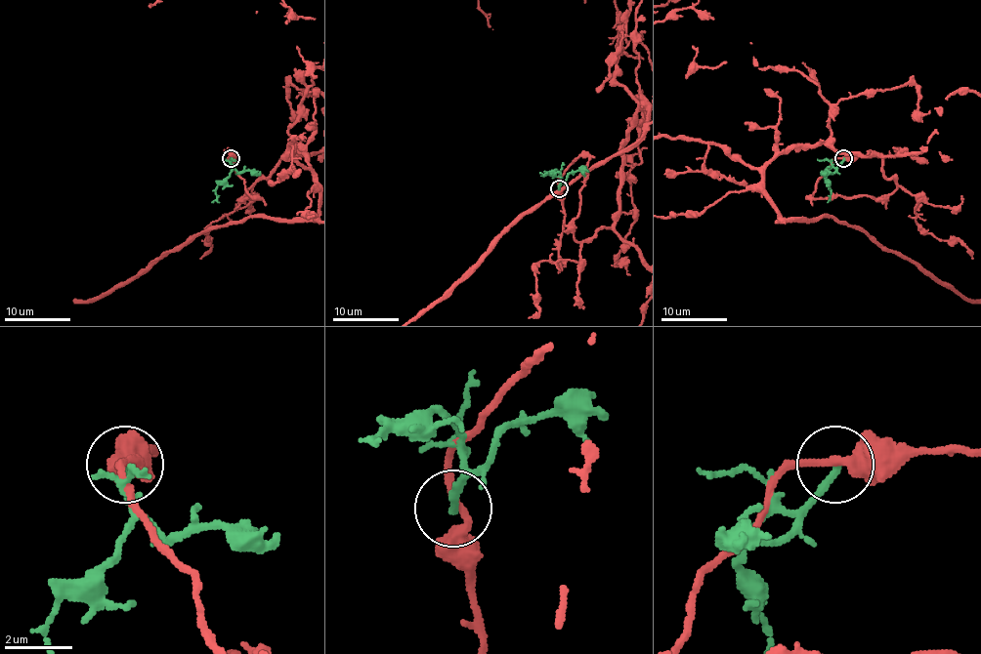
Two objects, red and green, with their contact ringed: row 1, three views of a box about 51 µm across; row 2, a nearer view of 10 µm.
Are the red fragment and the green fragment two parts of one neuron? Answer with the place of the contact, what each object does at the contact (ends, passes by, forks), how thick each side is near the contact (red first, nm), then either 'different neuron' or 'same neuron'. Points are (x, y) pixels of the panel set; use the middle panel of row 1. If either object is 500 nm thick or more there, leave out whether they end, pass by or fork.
place (559, 188); red passes by; green ends; calibres 240 and 240 nm; different neuron

